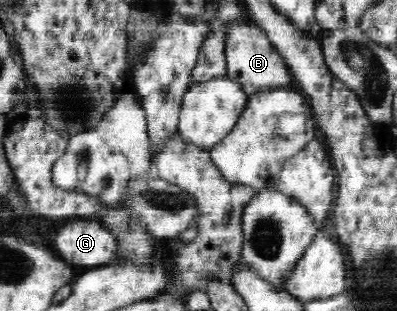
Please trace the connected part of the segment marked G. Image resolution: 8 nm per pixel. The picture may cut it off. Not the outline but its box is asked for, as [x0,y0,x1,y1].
[54,220,119,266]

